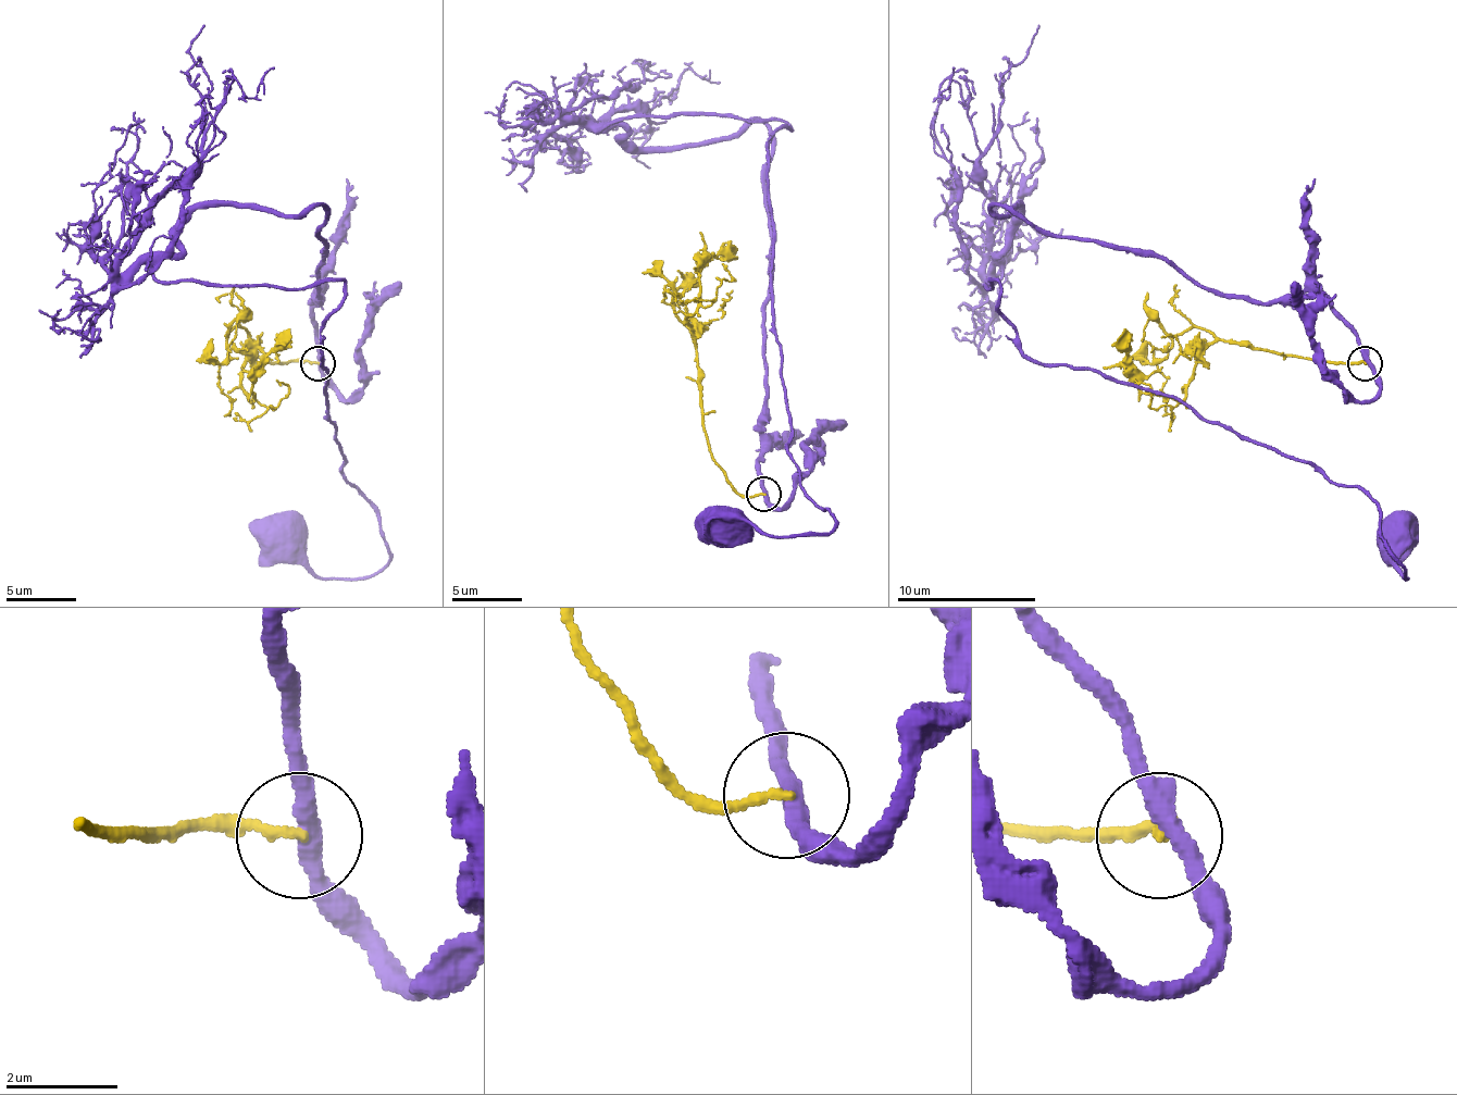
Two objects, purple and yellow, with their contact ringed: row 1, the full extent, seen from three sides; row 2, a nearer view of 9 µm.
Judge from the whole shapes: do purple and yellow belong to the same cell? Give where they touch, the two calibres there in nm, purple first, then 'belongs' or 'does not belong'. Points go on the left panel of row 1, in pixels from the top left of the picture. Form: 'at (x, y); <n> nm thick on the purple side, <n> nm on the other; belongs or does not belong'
at (318, 363); 360 nm thick on the purple side, 170 nm on the other; does not belong

